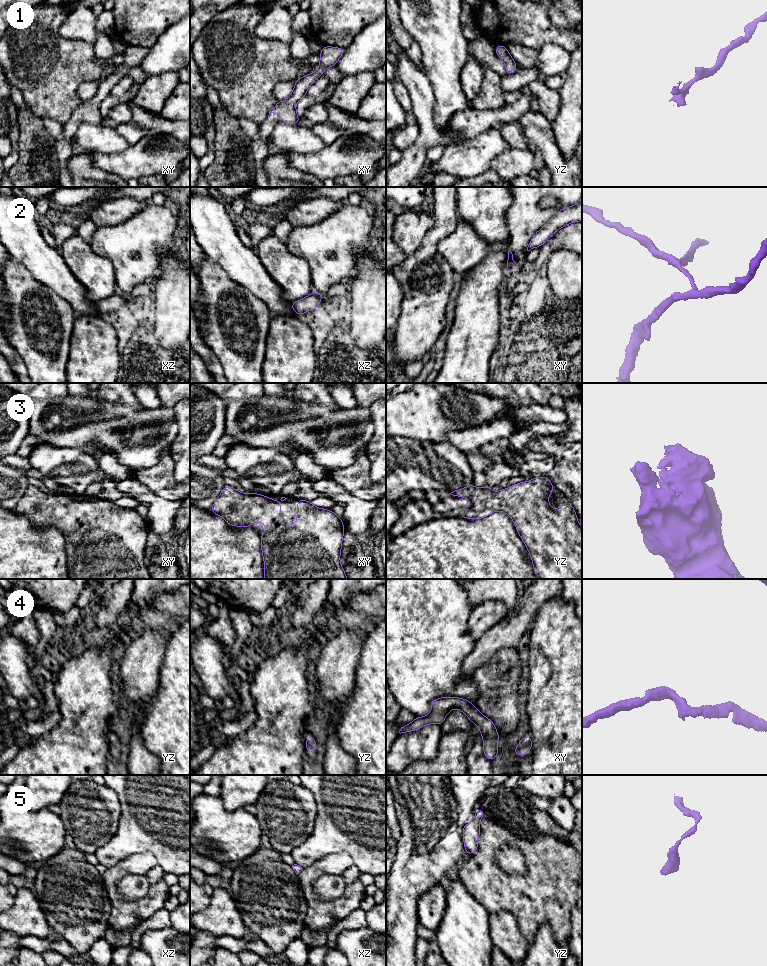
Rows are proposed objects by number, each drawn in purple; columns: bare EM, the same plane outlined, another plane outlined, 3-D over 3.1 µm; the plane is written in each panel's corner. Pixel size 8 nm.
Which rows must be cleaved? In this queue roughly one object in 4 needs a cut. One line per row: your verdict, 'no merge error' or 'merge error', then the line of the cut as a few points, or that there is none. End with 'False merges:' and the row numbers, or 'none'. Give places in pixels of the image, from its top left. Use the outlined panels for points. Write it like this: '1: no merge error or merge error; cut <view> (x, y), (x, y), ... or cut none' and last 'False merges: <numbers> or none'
1: no merge error; cut none
2: merge error; cut xy (513, 262), (507, 268)
3: no merge error; cut none
4: no merge error; cut none
5: no merge error; cut none
False merges: 2

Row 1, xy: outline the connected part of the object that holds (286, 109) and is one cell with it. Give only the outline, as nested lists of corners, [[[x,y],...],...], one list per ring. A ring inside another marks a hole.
[[[324,46],[321,49],[319,67],[311,74],[306,74],[302,78],[295,81],[290,96],[284,101],[278,101],[277,105],[272,108],[269,113],[276,113],[283,118],[285,124],[297,124],[301,122],[296,112],[297,102],[306,97],[306,92],[313,82],[323,75],[324,70],[328,67],[335,67],[340,57],[344,54],[345,50],[339,47]]]

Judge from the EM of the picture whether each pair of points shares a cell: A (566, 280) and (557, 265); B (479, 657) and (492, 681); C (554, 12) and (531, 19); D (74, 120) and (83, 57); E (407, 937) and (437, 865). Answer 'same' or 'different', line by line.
A: same
B: different
C: different
D: different
E: same

